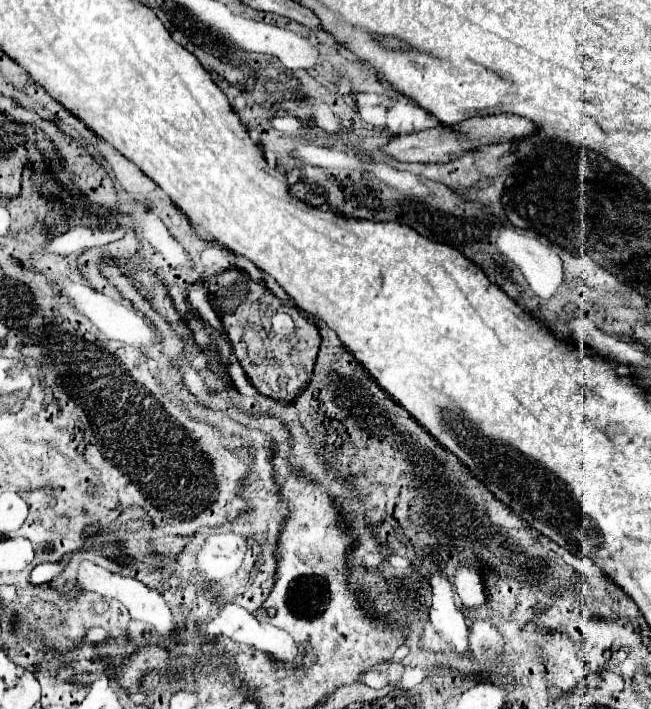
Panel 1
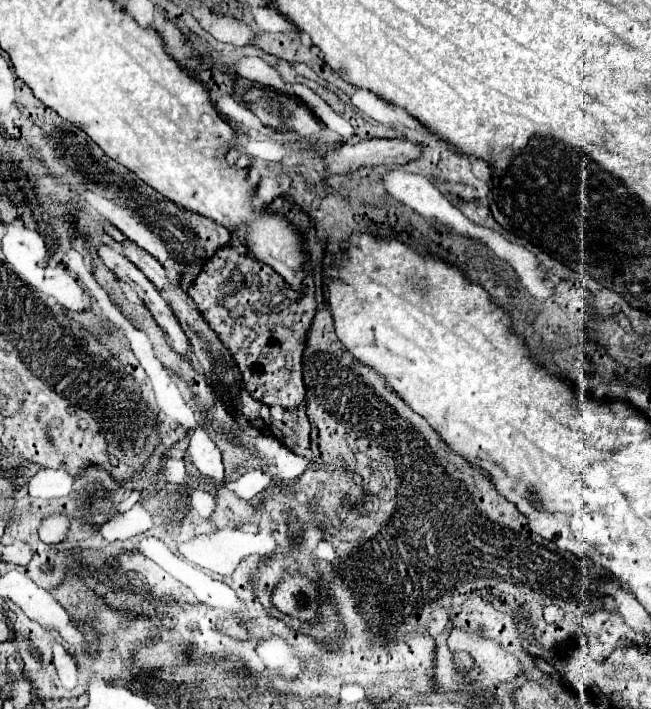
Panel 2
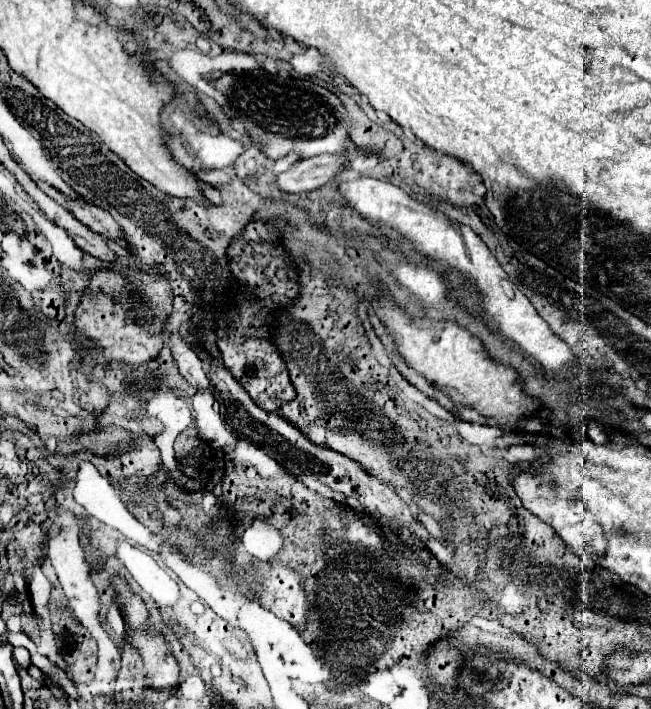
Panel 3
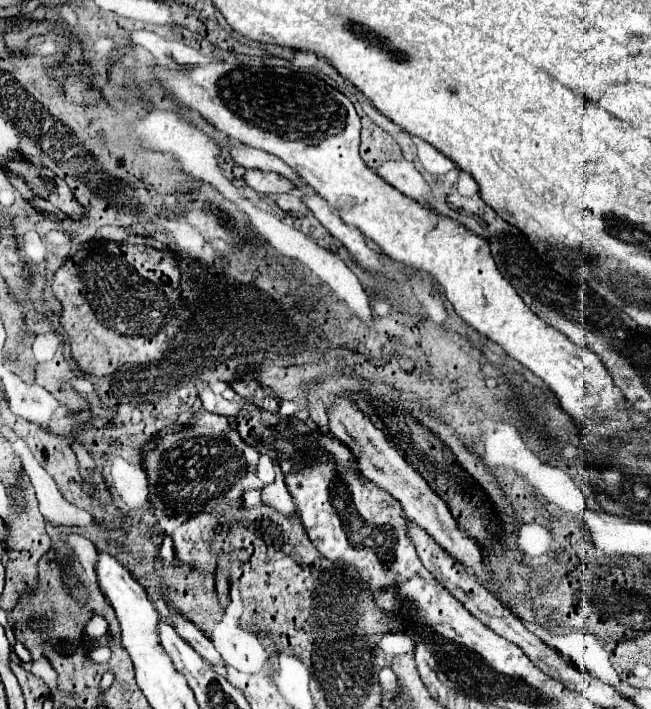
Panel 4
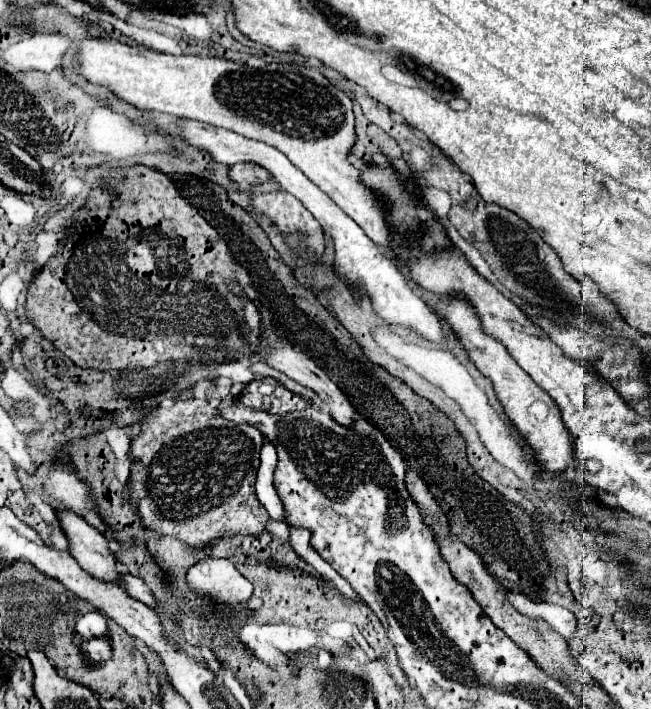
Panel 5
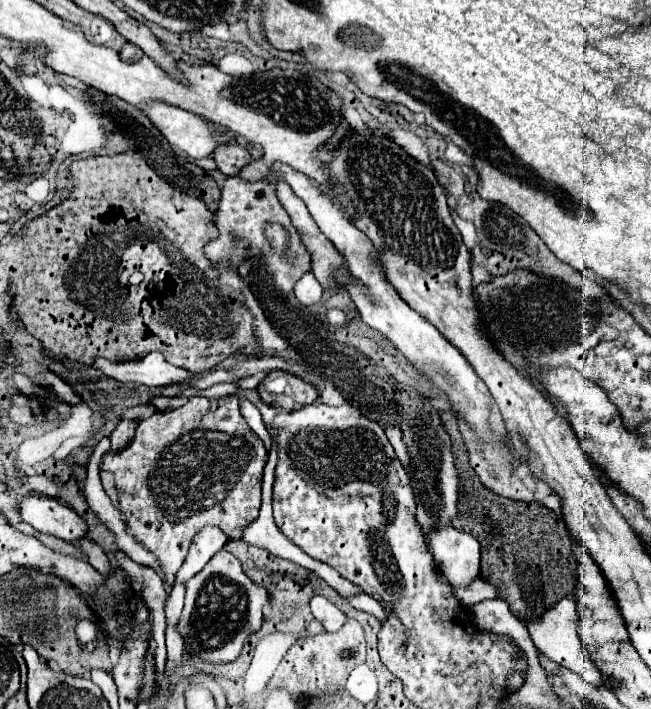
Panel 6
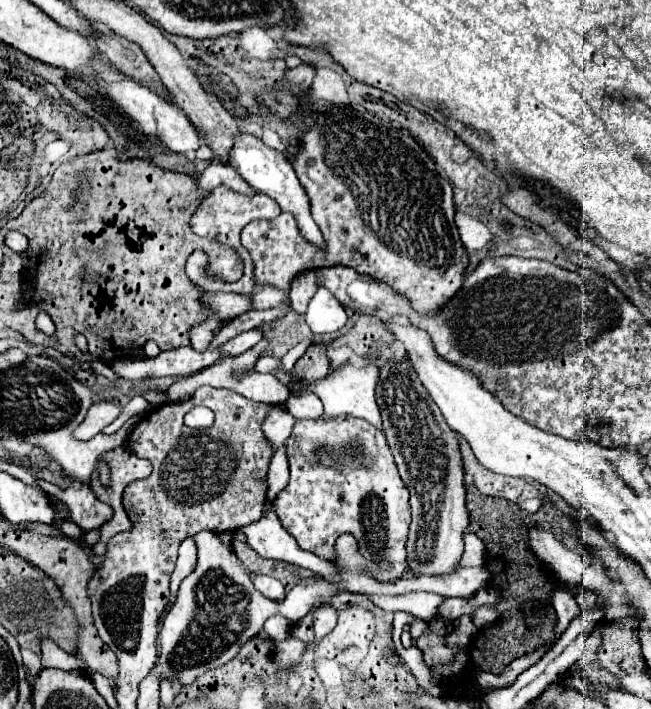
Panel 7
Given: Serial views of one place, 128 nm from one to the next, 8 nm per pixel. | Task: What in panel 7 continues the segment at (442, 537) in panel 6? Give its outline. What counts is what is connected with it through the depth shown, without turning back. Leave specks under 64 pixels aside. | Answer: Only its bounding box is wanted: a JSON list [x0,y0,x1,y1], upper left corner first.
[460,534,486,566]

